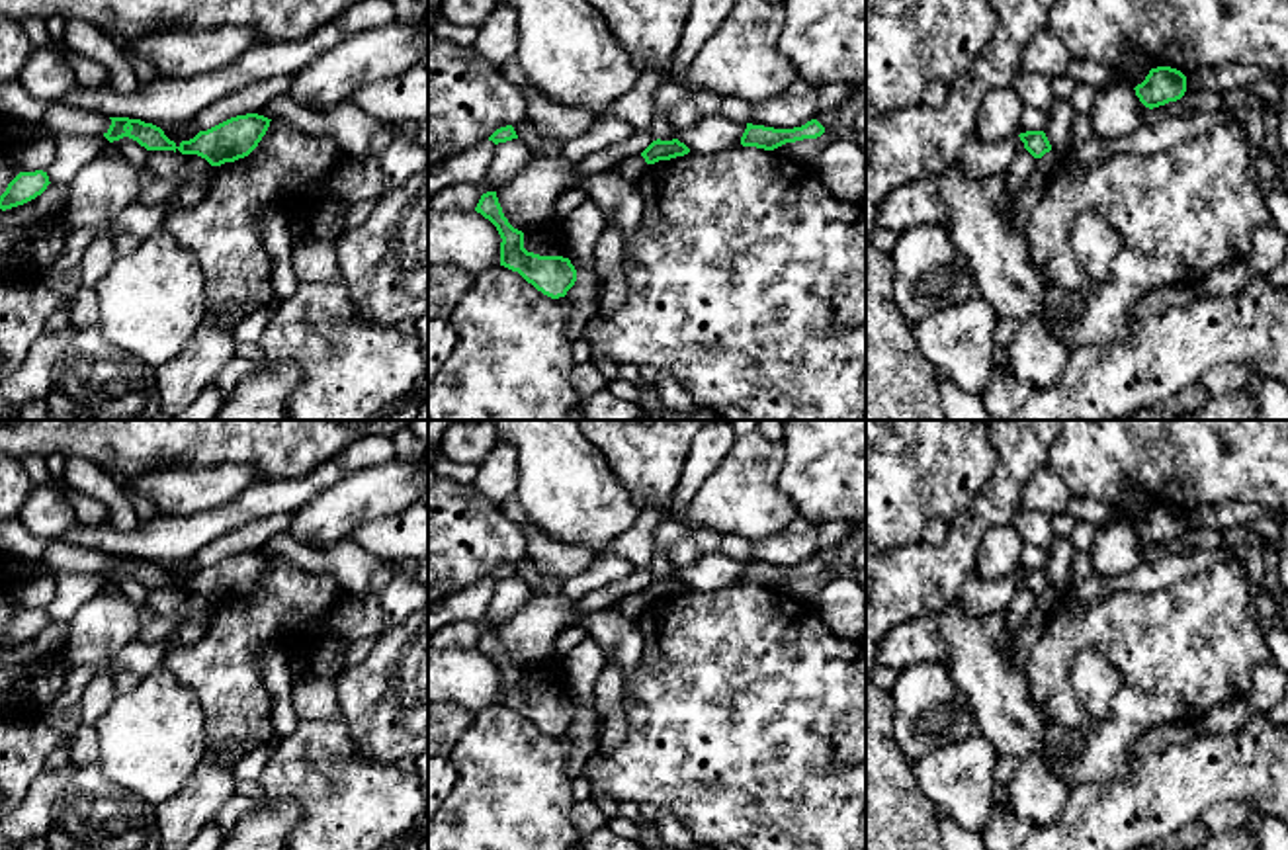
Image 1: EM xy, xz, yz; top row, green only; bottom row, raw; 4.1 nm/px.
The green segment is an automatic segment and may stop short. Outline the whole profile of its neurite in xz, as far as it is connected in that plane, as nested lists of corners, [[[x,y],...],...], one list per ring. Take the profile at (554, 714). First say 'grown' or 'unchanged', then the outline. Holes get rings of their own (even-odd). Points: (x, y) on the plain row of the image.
unchanged | [[[496,629],[483,631],[475,649],[489,657],[502,676],[500,703],[518,709],[528,721],[551,737],[567,733],[577,719],[577,707],[571,698],[528,690],[524,686],[524,670],[508,660]]]

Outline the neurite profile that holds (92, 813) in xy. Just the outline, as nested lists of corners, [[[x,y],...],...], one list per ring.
[[[100,762],[80,768],[51,807],[49,850],[156,850],[154,805],[109,780]]]

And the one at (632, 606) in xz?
[[[631,592],[623,596],[620,602],[616,602],[616,606],[620,614],[625,616],[627,619],[637,619],[645,610],[647,600],[641,592]]]

